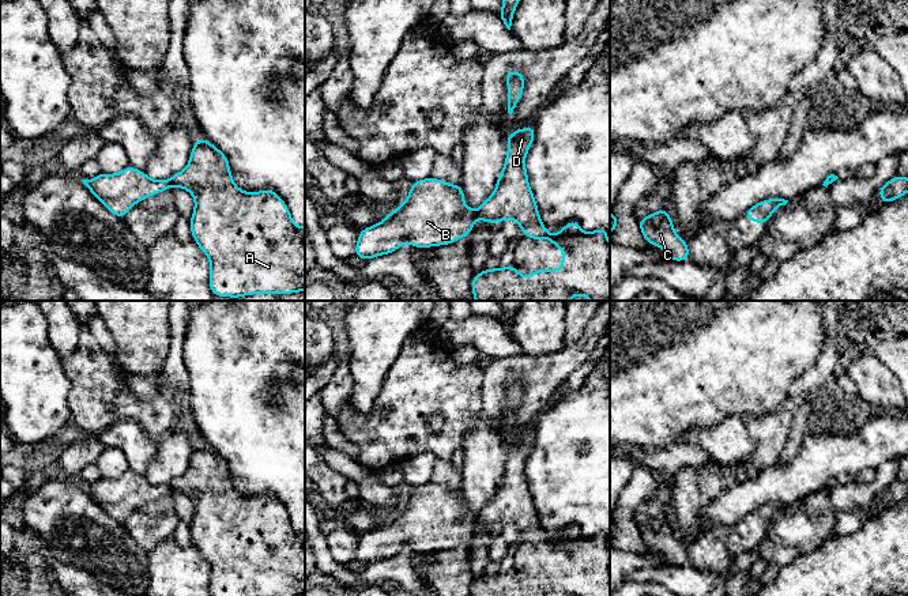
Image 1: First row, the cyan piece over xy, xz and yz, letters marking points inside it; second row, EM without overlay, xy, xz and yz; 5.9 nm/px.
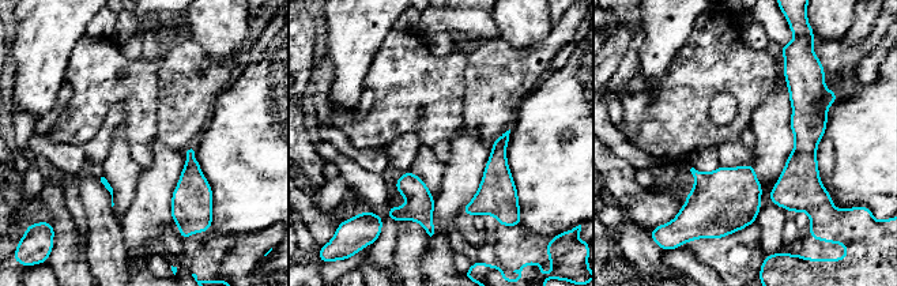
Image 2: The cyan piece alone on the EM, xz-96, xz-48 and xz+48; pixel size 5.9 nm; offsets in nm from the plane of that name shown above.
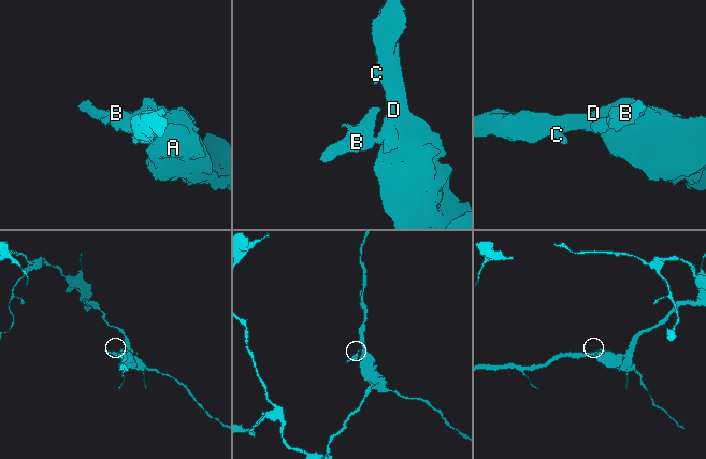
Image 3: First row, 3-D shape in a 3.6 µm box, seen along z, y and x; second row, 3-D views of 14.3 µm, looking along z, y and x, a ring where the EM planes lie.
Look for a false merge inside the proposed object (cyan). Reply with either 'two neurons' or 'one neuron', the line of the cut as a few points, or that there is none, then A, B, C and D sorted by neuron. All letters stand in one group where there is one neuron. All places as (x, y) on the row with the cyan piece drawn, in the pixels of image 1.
two neurons; cut in xz along (474, 211), (475, 218); A C D / B

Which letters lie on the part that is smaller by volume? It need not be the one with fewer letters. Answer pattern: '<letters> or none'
B

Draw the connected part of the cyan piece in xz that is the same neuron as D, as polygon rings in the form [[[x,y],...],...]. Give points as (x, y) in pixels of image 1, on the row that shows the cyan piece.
[[[532,124],[508,135],[508,154],[498,176],[493,195],[475,211],[475,219],[500,223],[515,219],[523,235],[532,239],[549,239],[562,249],[562,267],[560,269],[534,269],[531,276],[521,276],[517,267],[483,269],[471,282],[475,301],[570,301],[572,295],[585,295],[591,301],[610,299],[610,244],[609,229],[584,233],[576,220],[570,220],[558,234],[550,234],[543,226],[534,193],[525,171],[525,155],[535,139]]]

